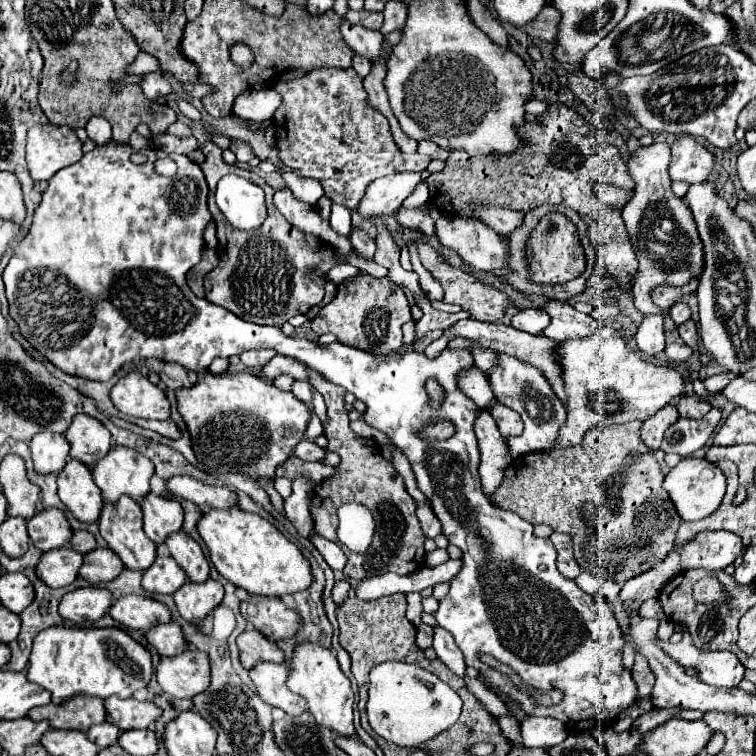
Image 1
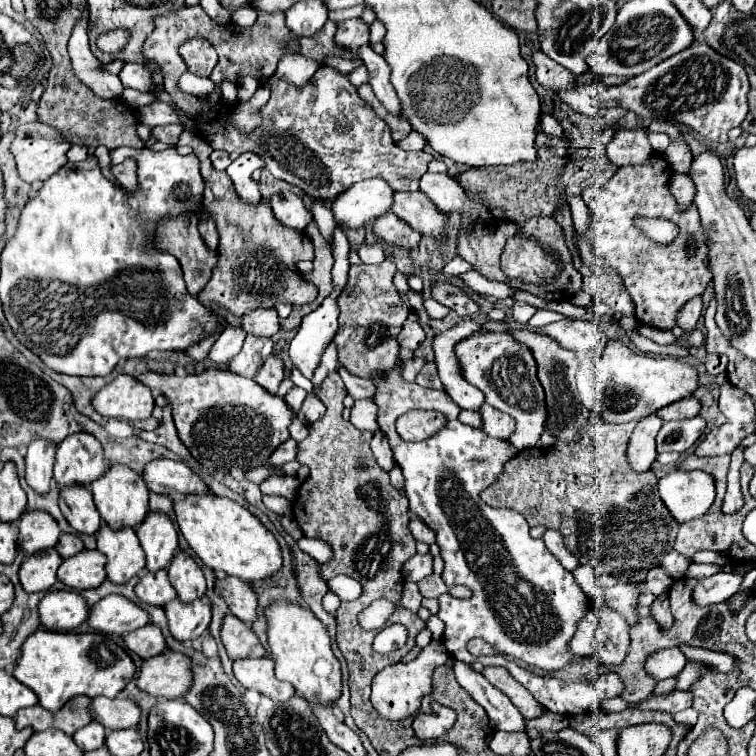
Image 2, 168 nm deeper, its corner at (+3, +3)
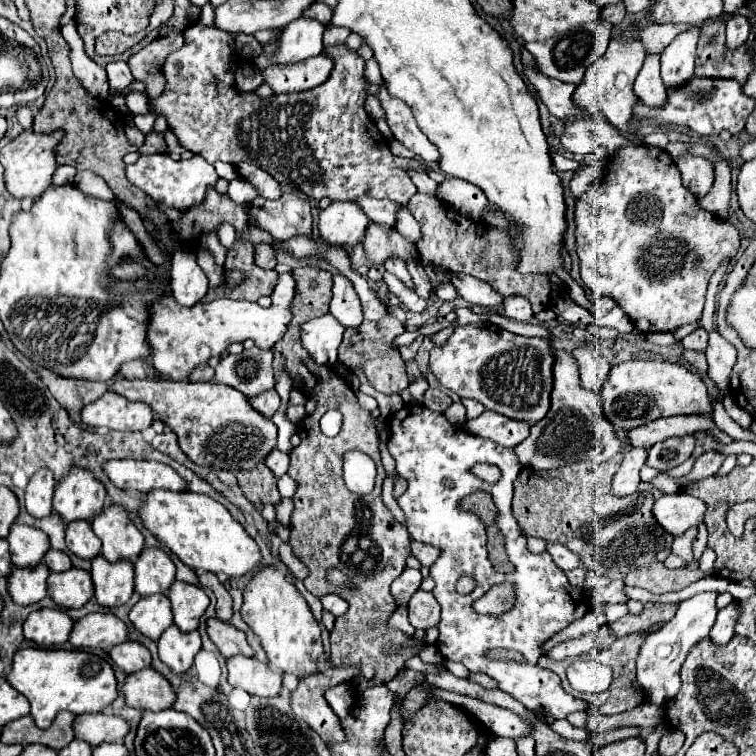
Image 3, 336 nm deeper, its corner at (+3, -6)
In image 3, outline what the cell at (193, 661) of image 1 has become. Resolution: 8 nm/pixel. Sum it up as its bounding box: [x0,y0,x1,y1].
[122,667,176,711]

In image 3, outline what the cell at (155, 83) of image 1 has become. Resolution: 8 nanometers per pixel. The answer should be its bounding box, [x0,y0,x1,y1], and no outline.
[106,61,134,91]

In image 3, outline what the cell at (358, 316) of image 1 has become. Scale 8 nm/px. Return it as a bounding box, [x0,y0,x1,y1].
[338,315,410,395]

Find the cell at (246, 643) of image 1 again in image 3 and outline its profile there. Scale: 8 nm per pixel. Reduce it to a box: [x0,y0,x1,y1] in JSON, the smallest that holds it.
[206,617,254,659]

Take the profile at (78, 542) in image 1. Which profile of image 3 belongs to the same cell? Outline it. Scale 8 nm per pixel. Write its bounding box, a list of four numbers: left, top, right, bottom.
[44,549,72,573]

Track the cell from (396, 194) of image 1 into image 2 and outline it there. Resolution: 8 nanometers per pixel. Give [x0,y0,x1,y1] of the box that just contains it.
[332,178,394,228]

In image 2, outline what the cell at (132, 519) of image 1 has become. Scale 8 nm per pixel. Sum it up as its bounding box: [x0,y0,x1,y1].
[96,524,146,584]

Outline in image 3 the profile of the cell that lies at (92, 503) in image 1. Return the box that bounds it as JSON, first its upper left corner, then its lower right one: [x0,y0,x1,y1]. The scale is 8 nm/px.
[66,521,102,561]

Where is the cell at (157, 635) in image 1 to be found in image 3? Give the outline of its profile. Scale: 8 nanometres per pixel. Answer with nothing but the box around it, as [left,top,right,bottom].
[110,641,150,673]

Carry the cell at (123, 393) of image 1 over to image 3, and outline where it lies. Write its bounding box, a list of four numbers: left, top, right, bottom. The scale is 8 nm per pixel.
[82,393,152,432]

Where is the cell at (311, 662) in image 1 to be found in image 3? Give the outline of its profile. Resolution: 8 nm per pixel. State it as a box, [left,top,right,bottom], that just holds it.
[240,565,324,677]

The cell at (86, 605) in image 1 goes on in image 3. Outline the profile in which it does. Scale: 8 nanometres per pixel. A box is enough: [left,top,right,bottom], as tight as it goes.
[24,609,74,647]

